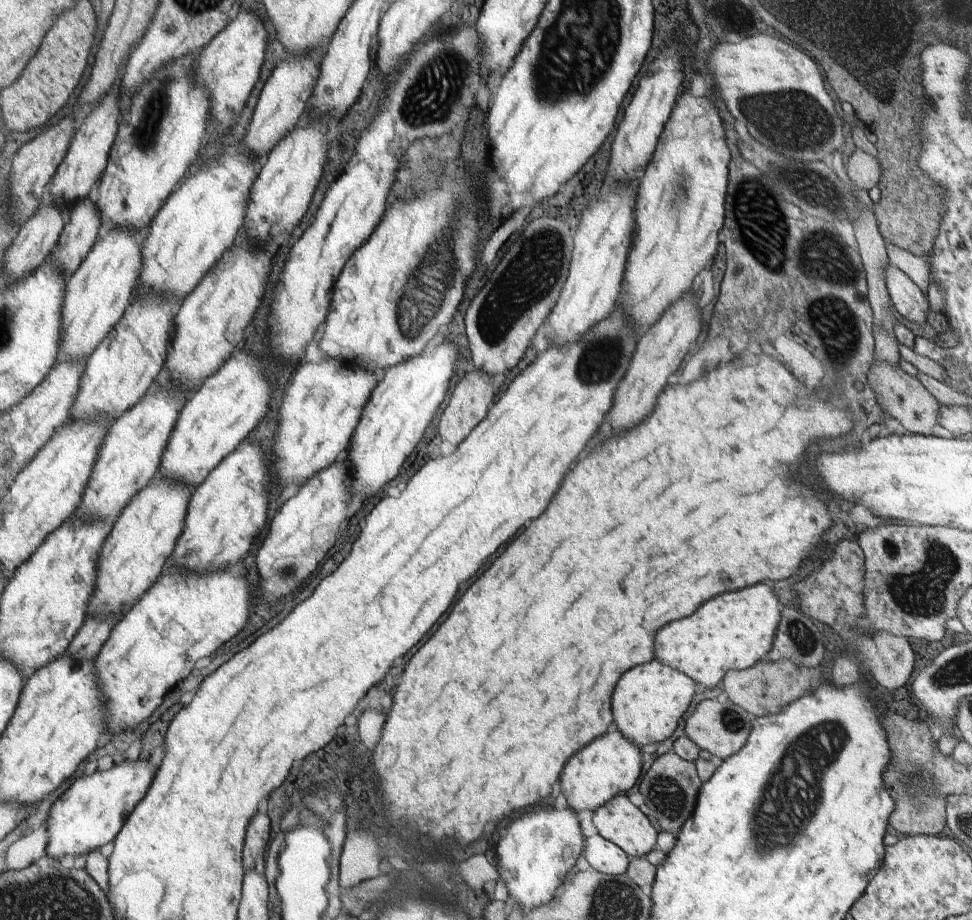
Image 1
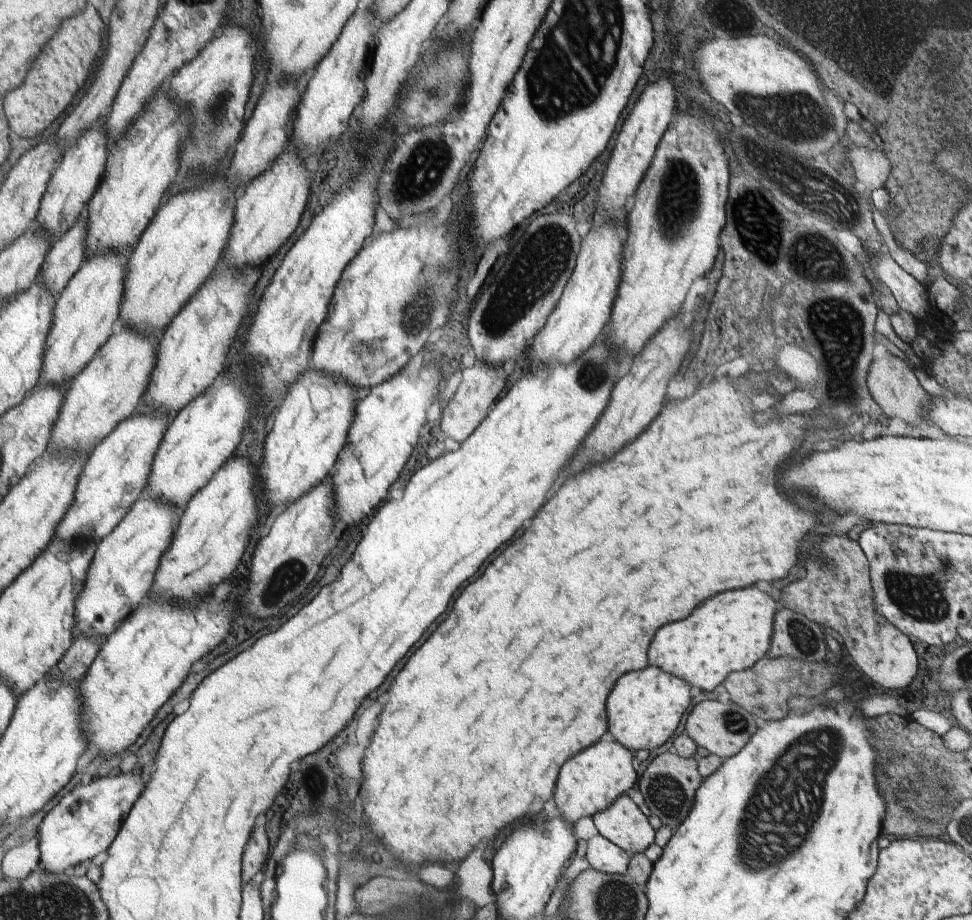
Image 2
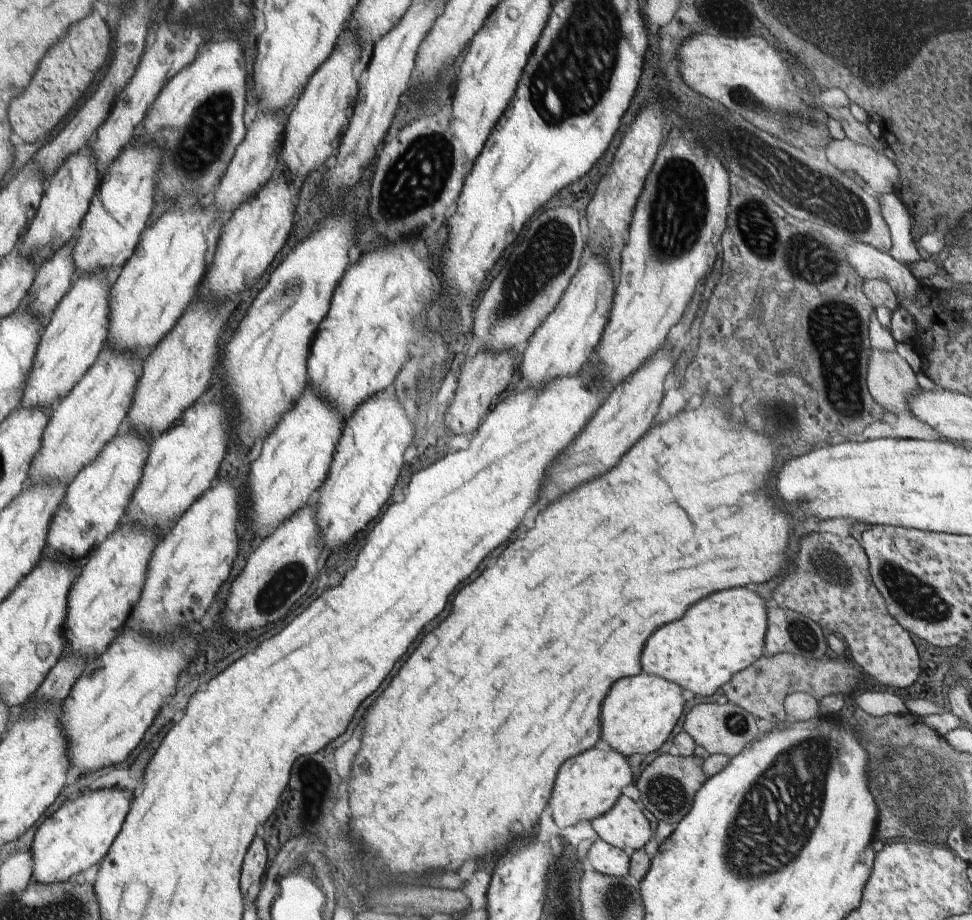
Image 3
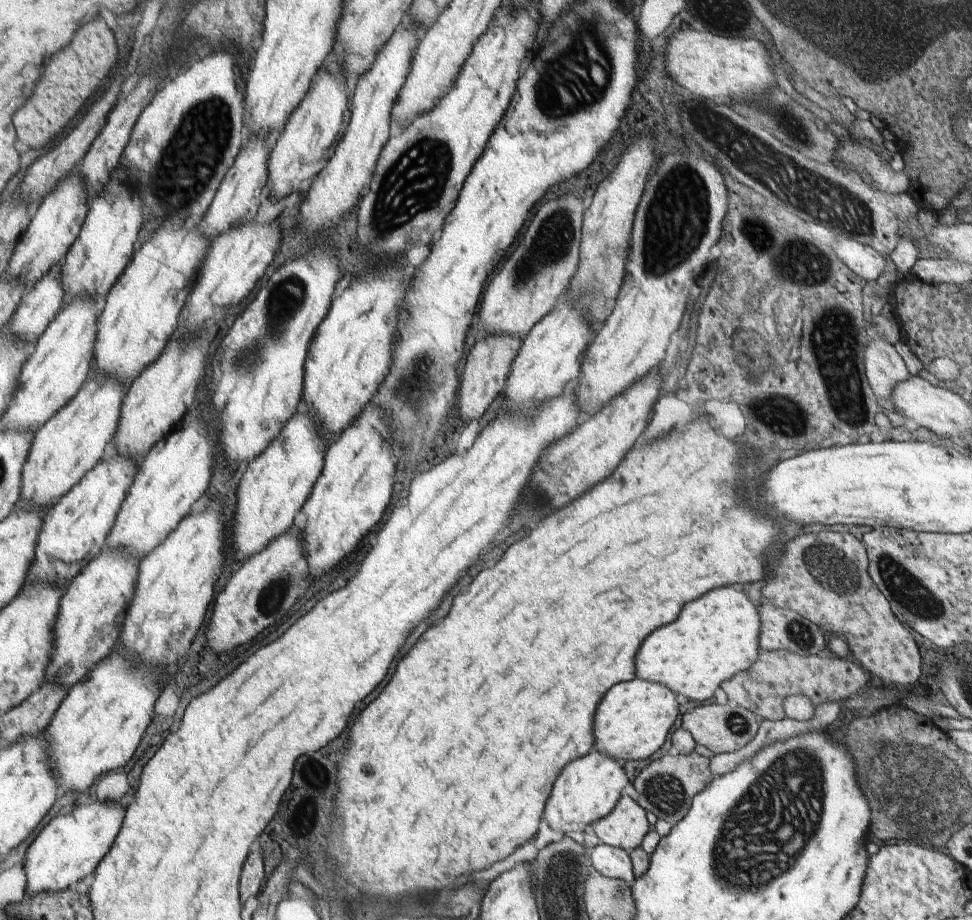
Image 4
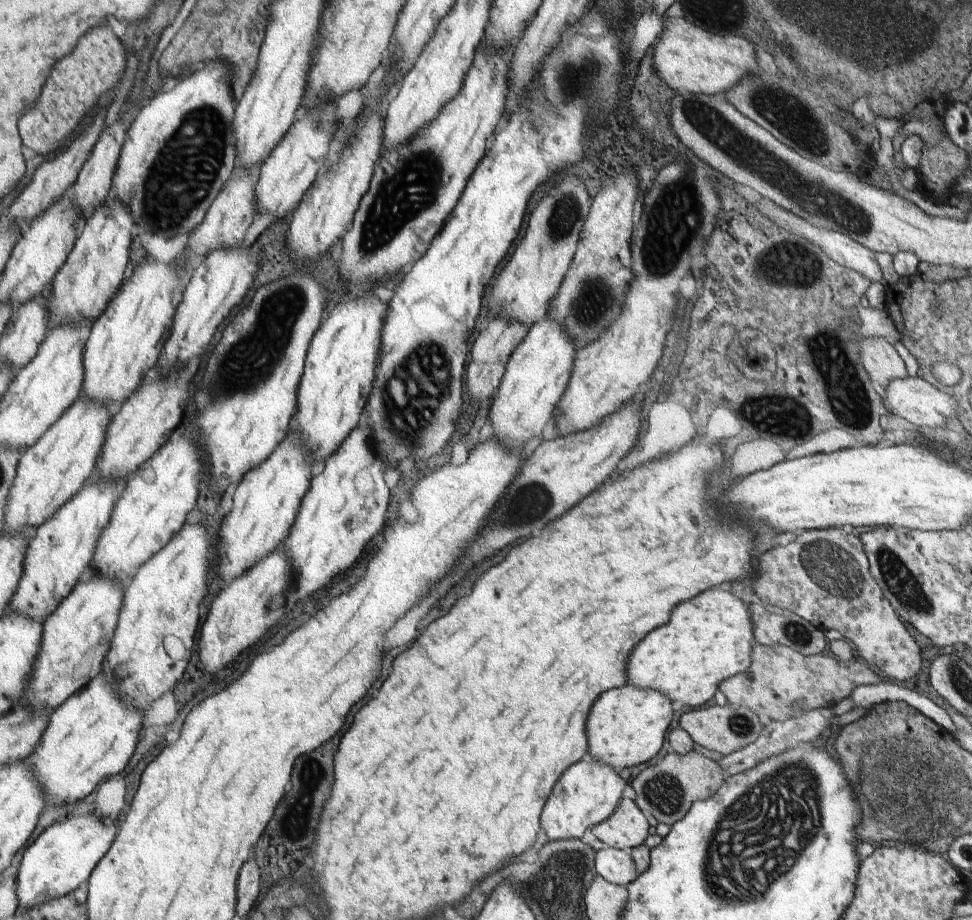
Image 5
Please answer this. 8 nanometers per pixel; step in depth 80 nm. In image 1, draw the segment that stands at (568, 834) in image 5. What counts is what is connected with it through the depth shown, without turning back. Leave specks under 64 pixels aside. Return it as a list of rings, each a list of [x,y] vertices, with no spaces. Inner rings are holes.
[[[614,722],[602,736],[573,754],[564,765],[559,779],[561,793],[566,797],[568,807],[576,813],[594,812],[620,793],[626,793],[640,778],[642,755],[640,747],[624,738]]]

